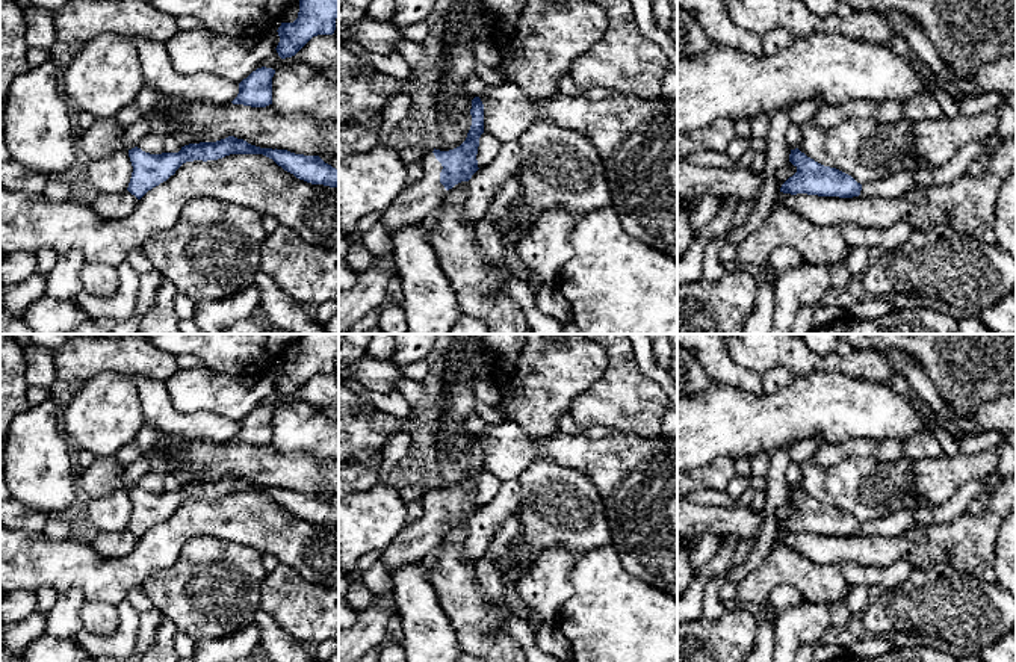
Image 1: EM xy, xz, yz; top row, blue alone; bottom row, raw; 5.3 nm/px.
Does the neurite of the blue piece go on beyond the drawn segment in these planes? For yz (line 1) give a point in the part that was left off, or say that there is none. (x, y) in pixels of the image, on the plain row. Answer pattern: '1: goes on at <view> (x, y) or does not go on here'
1: does not go on here

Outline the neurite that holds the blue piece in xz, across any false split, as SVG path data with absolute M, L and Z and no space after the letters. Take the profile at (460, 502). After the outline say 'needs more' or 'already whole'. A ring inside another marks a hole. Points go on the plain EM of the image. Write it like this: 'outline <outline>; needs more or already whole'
outline M479 435L472 438L472 464L466 479L449 490L435 488L423 494L423 515L407 523L392 544L383 552L381 561L395 571L402 565L420 562L435 550L444 532L461 520L469 520L478 506L479 476L484 472L484 443Z; needs more

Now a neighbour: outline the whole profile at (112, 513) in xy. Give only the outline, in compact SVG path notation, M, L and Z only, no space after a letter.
M118 490L88 502L88 518L98 532L127 529L132 511L129 490Z

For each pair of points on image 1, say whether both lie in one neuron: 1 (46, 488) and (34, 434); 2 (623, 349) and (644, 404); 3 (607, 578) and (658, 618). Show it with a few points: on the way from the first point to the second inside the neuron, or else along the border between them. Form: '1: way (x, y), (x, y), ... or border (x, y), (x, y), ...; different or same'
1: way (35, 475), (35, 448); same
2: way (623, 363), (623, 383), (631, 390); same
3: way (619, 590), (646, 612); same

